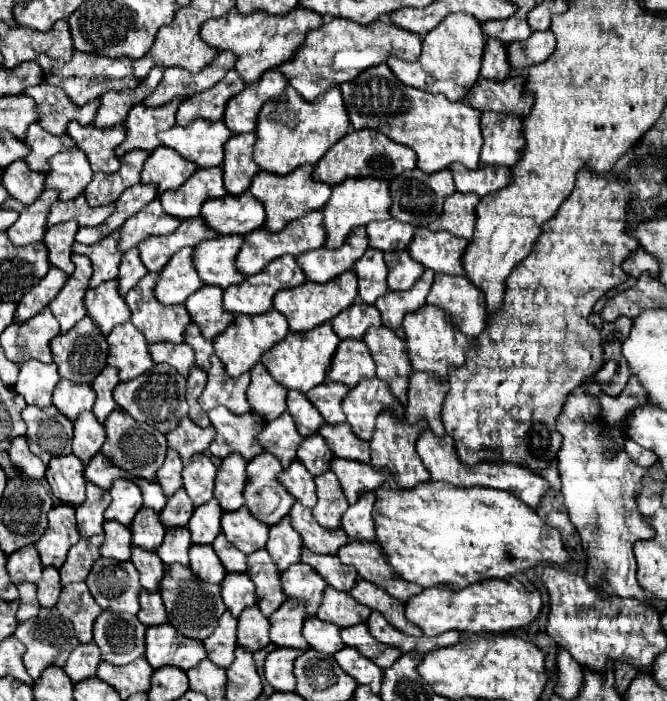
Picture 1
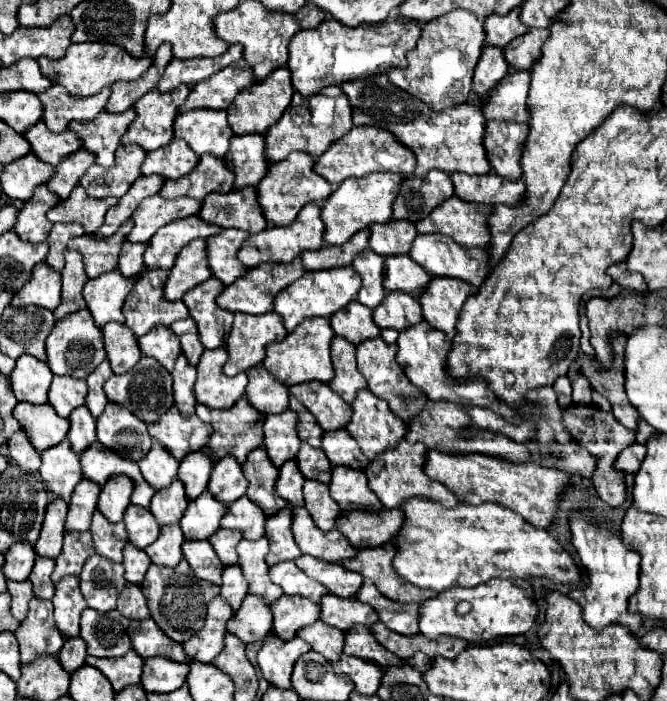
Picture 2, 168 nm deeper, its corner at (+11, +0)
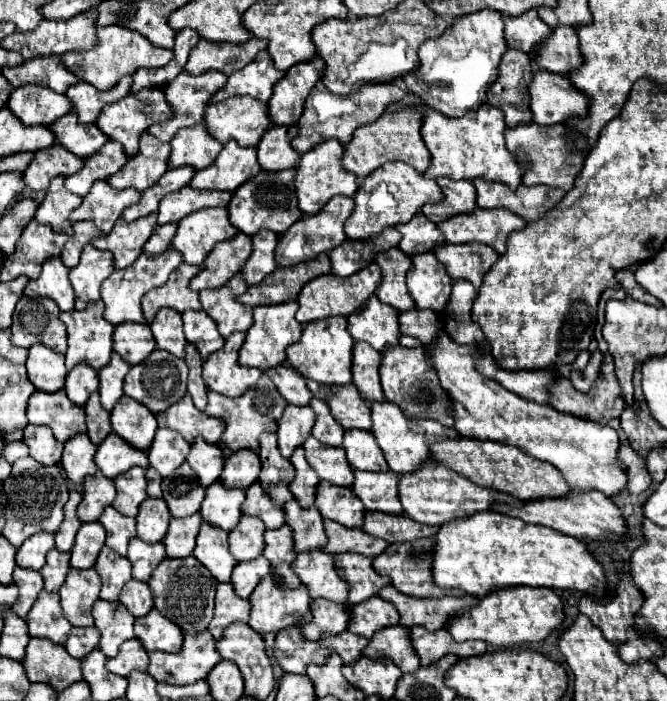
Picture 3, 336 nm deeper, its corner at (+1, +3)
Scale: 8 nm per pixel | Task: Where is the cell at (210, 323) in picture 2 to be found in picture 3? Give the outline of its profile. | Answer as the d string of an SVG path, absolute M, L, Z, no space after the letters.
M234 275L222 289L200 291L202 309L216 321L224 339L236 331L246 331L252 325L252 309L236 301L236 295L244 291L246 283L240 275Z

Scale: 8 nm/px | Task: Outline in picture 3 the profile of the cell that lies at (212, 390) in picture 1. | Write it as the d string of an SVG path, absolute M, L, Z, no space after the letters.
M246 333L230 335L224 347L204 361L202 377L210 391L216 391L226 397L240 397L260 379L260 369L248 369L238 365L238 351L244 343L244 337Z

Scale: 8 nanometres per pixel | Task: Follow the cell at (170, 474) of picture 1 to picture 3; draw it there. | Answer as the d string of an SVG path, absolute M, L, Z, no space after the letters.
M158 429L148 453L150 453L150 467L156 469L162 477L168 477L186 461L190 453L190 443L186 443L182 435L170 429Z

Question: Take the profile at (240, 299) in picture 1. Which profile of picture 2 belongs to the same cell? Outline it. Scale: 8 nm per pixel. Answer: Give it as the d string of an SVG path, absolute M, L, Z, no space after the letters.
M300 256L296 260L292 260L292 264L260 264L260 268L248 270L240 280L236 280L236 284L226 286L216 302L220 304L220 308L230 310L230 312L266 314L266 312L274 310L276 294L280 290L284 290L286 286L290 286L292 282L296 282L302 274L304 274L304 266L302 266L302 258Z

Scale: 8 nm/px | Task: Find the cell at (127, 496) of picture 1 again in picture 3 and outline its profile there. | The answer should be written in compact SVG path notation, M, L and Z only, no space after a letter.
M130 469L128 473L122 473L114 479L116 485L116 499L112 503L114 509L118 509L118 513L126 515L126 517L136 517L140 503L148 497L146 495L146 477L144 477L144 469Z

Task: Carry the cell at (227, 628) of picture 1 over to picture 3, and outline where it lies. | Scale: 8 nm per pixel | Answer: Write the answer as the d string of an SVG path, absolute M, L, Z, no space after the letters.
M218 583L216 611L208 625L208 631L216 641L220 641L228 625L232 625L234 621L242 621L242 623L248 621L248 611L250 611L250 601L236 597L232 583Z

